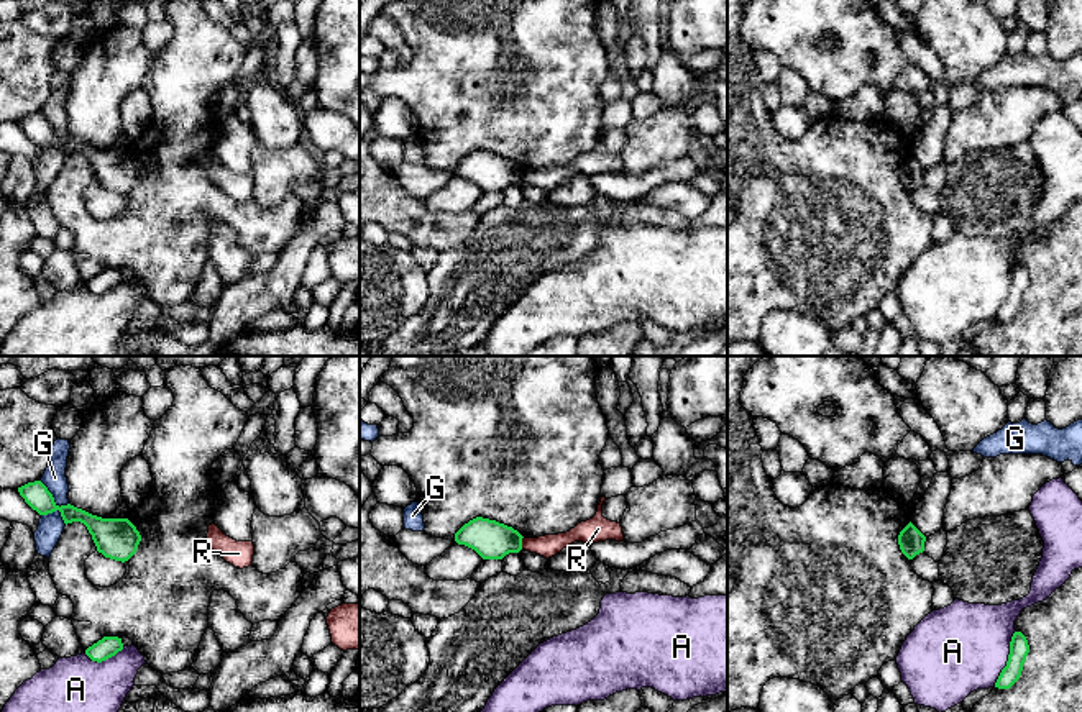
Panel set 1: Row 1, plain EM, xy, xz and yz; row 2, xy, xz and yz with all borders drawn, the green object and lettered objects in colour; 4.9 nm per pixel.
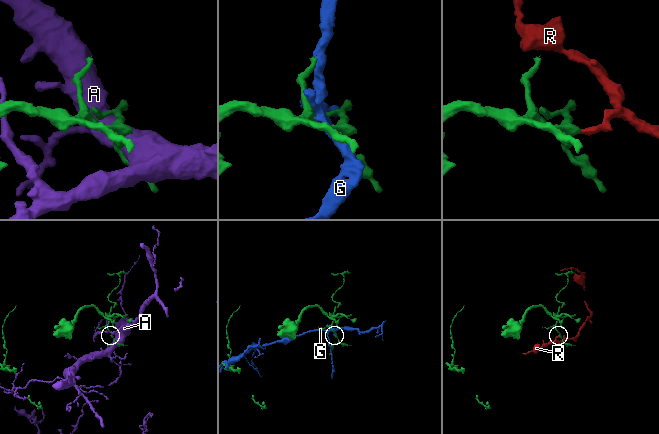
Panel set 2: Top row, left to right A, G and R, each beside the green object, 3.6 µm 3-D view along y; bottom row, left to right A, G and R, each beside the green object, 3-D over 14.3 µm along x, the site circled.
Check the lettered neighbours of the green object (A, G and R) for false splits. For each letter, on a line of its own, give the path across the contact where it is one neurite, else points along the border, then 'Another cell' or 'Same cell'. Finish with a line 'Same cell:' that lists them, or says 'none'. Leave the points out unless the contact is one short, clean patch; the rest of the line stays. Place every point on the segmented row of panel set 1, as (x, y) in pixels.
A: Another cell
G: Another cell
R: Boundary: xz (522, 537), (521, 548). Another cell
Same cell: none

